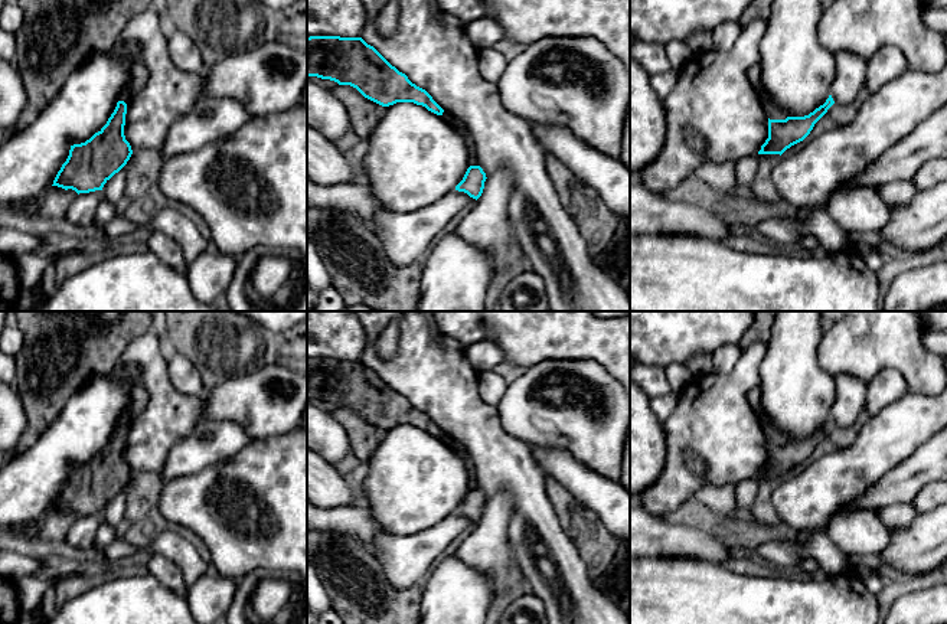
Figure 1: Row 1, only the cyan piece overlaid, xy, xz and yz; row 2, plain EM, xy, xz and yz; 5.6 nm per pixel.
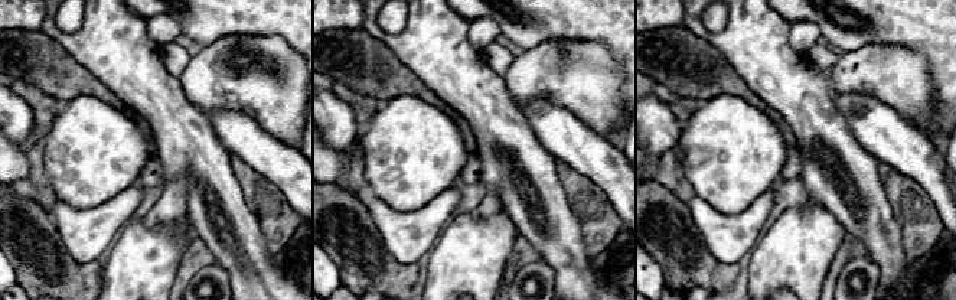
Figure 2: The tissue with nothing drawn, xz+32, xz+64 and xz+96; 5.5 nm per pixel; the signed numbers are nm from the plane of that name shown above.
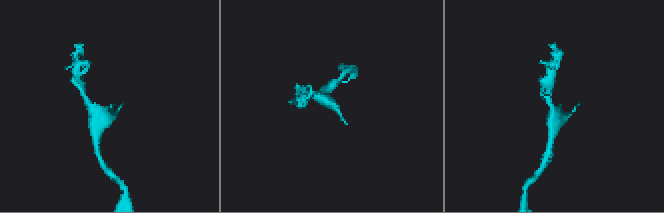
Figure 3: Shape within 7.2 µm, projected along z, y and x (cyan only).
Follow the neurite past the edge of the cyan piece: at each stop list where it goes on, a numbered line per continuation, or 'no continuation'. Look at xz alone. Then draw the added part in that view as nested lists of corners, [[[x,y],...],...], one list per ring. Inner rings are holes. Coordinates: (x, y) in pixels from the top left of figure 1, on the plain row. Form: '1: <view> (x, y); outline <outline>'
1: xz (448, 440); outline [[[445,434],[443,435],[441,438],[447,445],[450,445],[453,450],[455,450],[463,458],[464,461],[468,464],[468,471],[470,471],[470,476],[468,476],[468,486],[470,489],[479,489],[477,487],[477,480],[476,480],[476,474],[474,474],[474,467],[473,464],[468,461],[468,453],[466,450],[466,447],[458,442],[457,440],[454,440],[451,435]]]

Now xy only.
1: xy (139, 398); outline [[[134,386],[130,392],[130,404],[124,414],[120,418],[118,424],[124,424],[127,427],[127,431],[131,427],[131,422],[135,416],[138,416],[148,404],[148,393],[141,386]]]

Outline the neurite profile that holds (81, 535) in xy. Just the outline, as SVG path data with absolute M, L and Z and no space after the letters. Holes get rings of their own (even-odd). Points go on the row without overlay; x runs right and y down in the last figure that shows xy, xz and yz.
M102 513L79 516L66 533L66 542L78 549L94 549L95 533L102 522Z

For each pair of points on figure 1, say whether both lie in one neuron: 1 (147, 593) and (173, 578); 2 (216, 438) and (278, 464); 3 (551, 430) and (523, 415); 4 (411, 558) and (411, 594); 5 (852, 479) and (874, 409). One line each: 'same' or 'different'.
1: different
2: different
3: same
4: different
5: different

